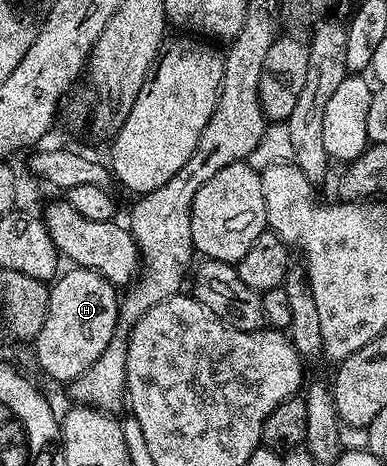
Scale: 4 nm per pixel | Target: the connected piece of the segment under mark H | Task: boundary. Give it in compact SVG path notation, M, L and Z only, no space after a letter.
M71 267L68 270L68 273L60 272L50 286L45 323L33 342L40 367L53 380L63 381L62 383L77 379L93 363L97 363L97 359L101 359L101 351L109 347L120 328L121 297L116 286L109 284L101 274L92 269Z

